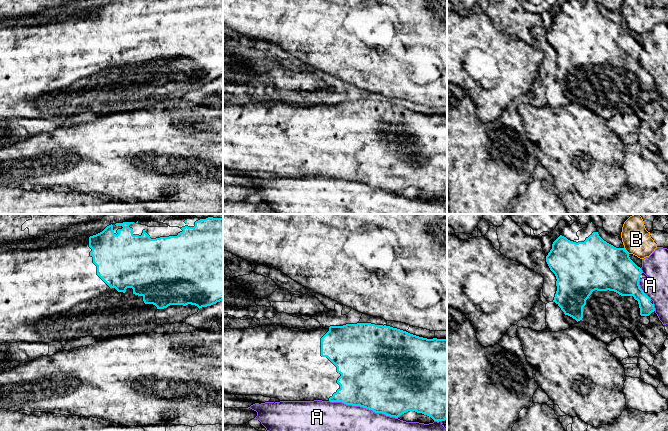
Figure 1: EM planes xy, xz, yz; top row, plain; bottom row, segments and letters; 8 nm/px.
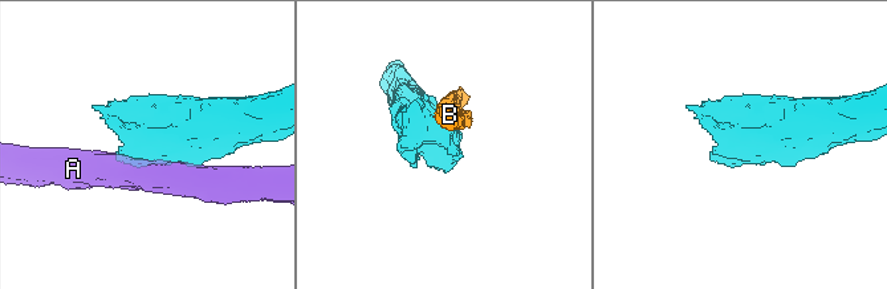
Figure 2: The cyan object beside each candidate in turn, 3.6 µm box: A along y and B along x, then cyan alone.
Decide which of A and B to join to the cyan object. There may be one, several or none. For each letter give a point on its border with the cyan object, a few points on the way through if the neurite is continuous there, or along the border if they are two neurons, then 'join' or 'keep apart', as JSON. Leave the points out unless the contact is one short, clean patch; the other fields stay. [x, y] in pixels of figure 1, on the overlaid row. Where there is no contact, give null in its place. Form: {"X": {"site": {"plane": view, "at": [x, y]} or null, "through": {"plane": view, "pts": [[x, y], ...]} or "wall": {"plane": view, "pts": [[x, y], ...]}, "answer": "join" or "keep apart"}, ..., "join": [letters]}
{"A": {"site": {"plane": "xz", "at": [363, 407]}, "answer": "keep apart"}, "B": {"site": {"plane": "yz", "at": [625, 250]}, "answer": "keep apart"}, "join": []}

